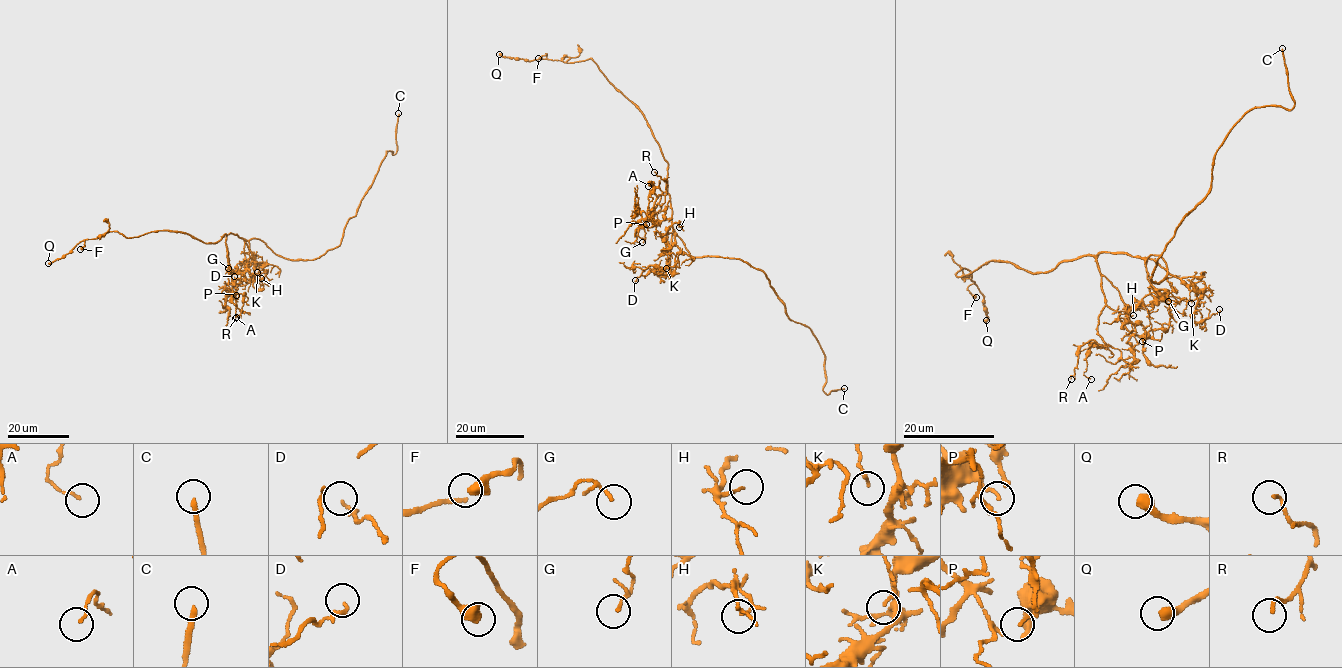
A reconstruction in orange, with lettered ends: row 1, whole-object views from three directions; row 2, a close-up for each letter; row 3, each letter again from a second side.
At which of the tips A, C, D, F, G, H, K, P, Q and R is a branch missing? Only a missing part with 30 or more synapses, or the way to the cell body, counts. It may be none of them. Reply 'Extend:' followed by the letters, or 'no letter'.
Extend: C

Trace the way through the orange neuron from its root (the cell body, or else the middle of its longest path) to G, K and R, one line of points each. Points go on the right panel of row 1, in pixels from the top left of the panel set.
G: (1155, 255), (1140, 259), (1125, 253), (1100, 252), (1096, 265), (1128, 306), (1151, 304), (1161, 297), (1168, 301)
K: (1155, 255), (1150, 254), (1146, 259), (1153, 259), (1175, 275), (1190, 291), (1191, 303)
R: (1155, 255), (1099, 253), (1105, 306), (1097, 333), (1105, 344), (1090, 339), (1082, 346), (1071, 379)

